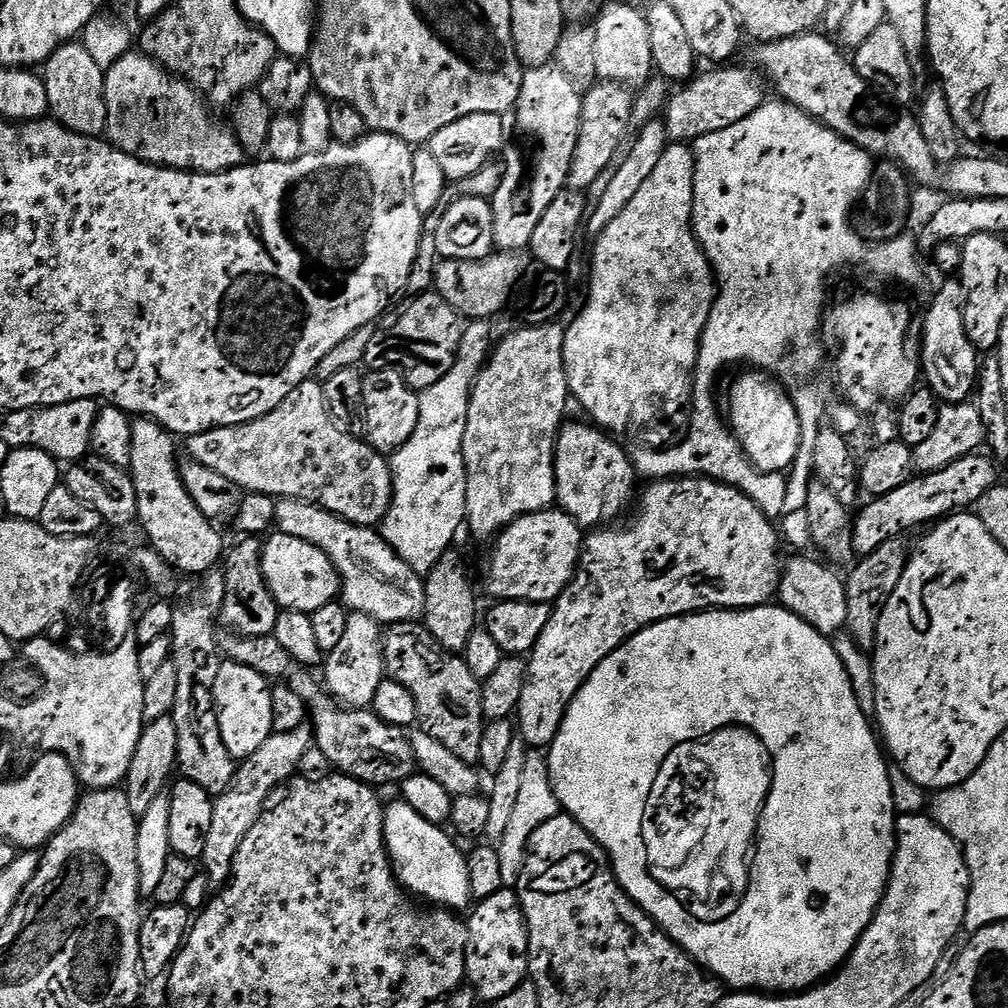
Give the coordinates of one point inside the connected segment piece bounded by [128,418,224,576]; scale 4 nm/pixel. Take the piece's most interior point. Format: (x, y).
(178, 531)

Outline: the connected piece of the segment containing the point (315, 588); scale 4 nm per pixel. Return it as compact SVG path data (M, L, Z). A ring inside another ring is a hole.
M278 530L273 531L268 538L269 540L264 544L262 570L270 594L281 609L311 614L322 610L341 595L342 585L338 570L326 553L318 550L318 546L310 542L302 542L302 538L290 538Z

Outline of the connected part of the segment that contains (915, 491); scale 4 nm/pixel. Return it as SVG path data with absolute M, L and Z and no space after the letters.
M984 454L970 455L940 472L932 472L920 478L924 480L918 481L919 479L917 479L915 482L909 483L906 488L908 504L874 502L874 510L864 508L859 513L857 522L855 519L852 528L853 551L857 555L870 554L900 532L924 522L931 521L930 523L933 523L950 515L963 513L965 510L971 509L968 508L971 504L972 507L979 505L980 501L988 495L988 492L997 487L998 484L998 480L996 480L997 465L987 455L985 456Z

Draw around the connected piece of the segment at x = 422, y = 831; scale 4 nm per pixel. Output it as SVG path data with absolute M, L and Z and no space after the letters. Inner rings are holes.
M403 799L391 801L385 807L384 842L388 845L388 858L397 879L413 897L429 900L424 901L429 905L444 910L461 910L473 903L473 874L465 853L460 853L459 846L444 831L441 825L426 822L426 818Z

